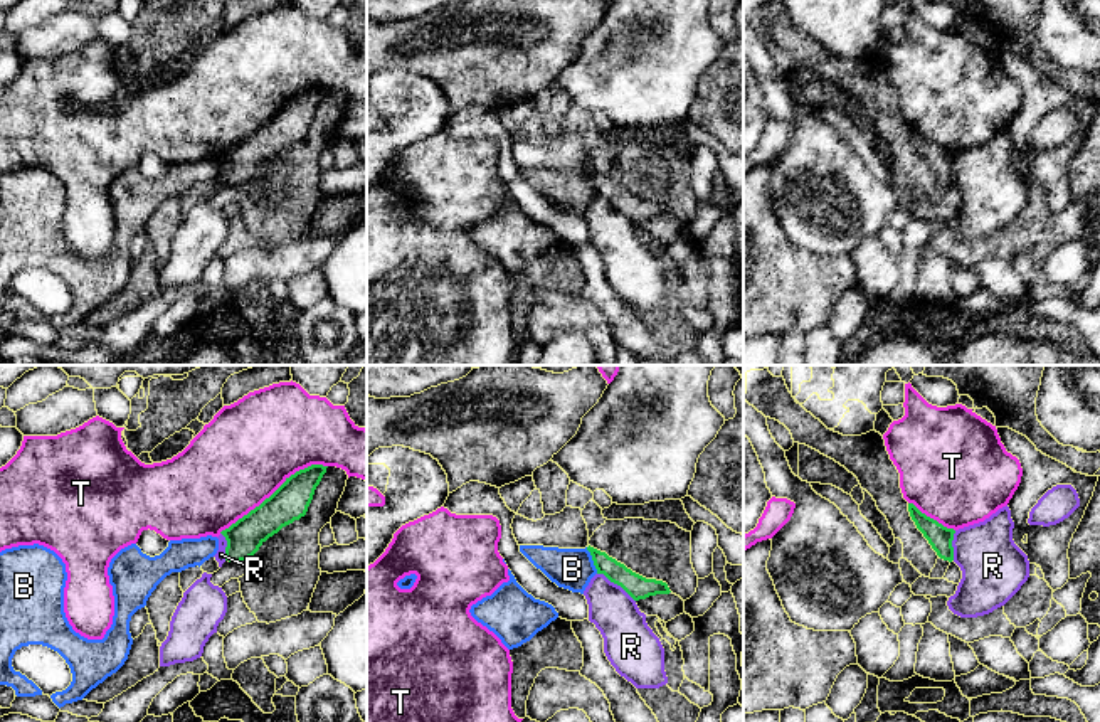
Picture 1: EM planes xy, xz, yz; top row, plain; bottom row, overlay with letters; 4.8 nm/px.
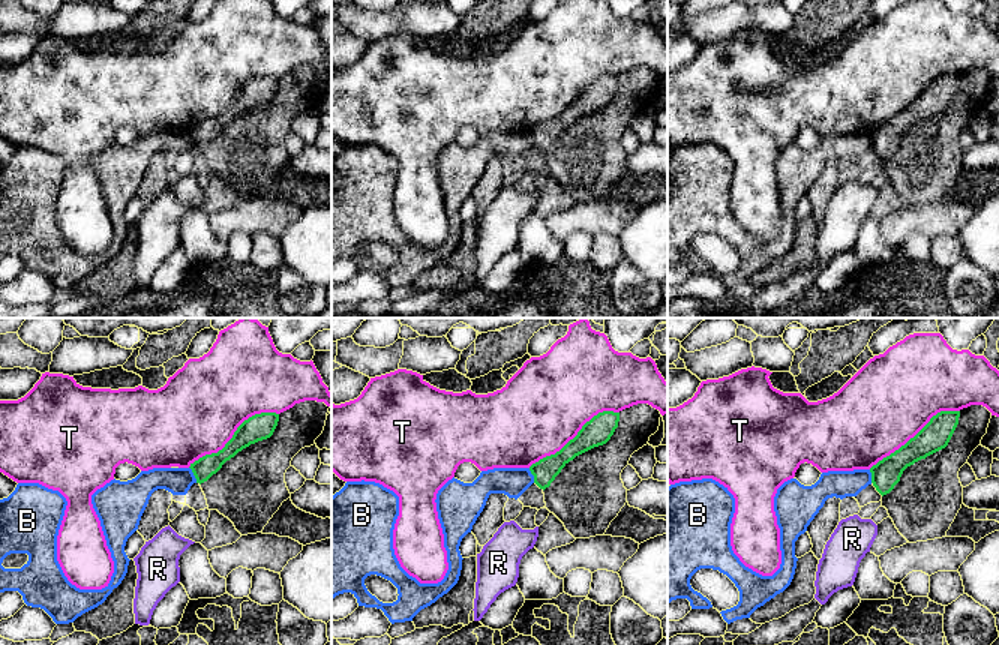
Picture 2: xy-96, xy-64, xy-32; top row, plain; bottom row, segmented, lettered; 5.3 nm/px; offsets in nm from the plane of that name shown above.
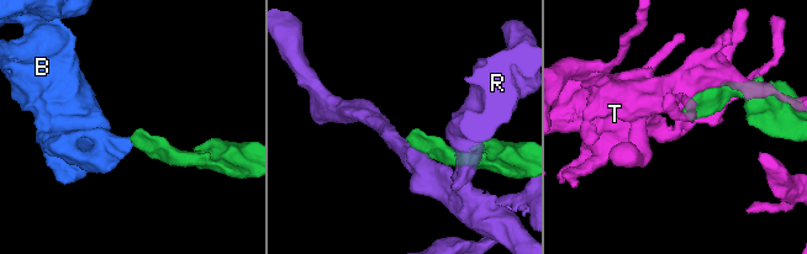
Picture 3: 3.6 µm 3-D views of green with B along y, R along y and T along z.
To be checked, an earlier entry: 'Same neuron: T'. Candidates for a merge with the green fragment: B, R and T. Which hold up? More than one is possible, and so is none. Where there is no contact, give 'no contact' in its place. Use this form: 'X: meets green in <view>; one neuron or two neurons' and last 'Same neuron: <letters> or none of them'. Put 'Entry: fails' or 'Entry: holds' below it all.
B: meets green in xz; two neurons
R: meets green in xz; two neurons
T: meets green in xy; two neurons
Same neuron: none of them
Entry: fails

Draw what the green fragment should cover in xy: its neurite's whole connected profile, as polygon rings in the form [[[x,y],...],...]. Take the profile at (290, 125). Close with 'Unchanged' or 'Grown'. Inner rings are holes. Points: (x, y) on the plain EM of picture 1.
[[[311,88],[296,94],[259,130],[222,153],[227,163],[225,183],[247,183],[269,160],[304,140],[326,91]]]. Unchanged

